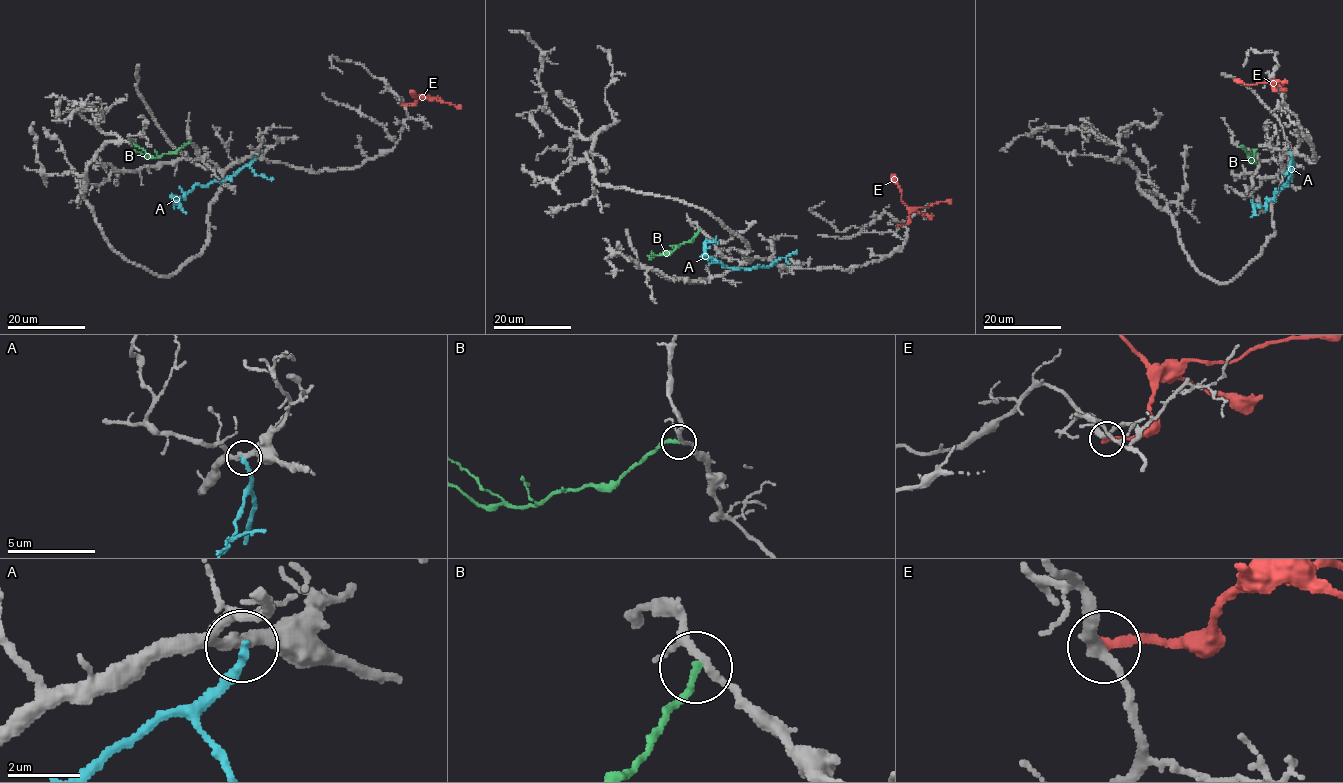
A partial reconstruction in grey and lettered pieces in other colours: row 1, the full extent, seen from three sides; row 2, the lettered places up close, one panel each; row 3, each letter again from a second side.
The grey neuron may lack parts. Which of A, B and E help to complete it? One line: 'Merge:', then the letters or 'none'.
Merge: none

